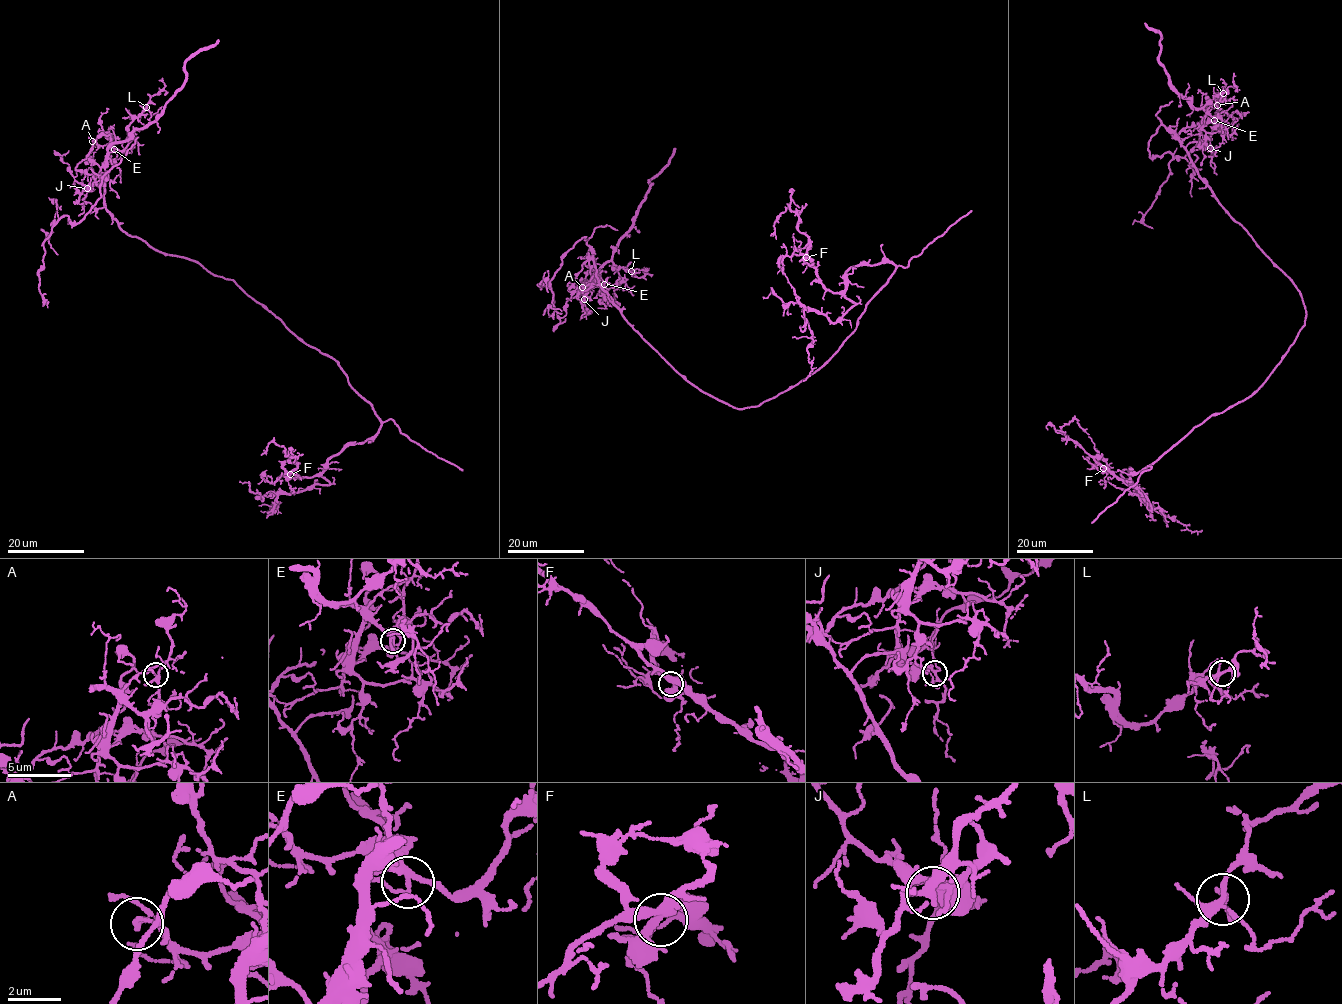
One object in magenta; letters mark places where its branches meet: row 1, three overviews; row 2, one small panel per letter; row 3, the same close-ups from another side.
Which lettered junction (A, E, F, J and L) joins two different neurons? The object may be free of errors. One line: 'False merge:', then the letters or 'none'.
False merge: A

